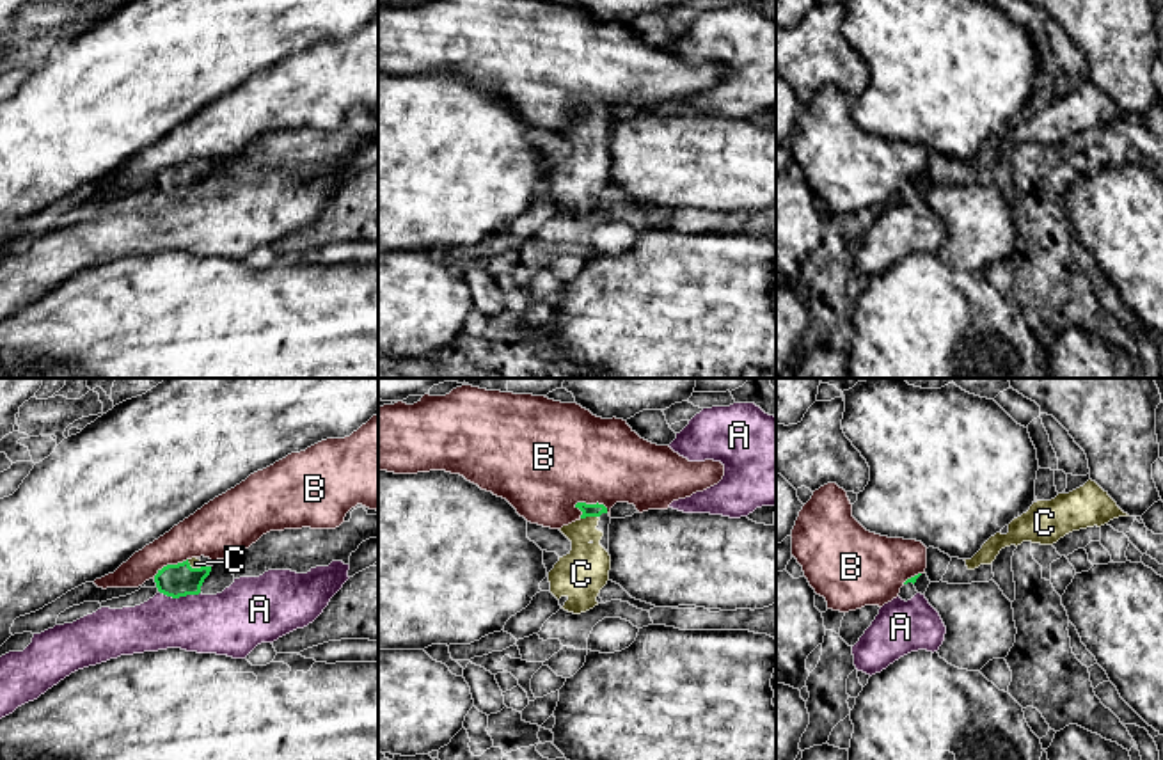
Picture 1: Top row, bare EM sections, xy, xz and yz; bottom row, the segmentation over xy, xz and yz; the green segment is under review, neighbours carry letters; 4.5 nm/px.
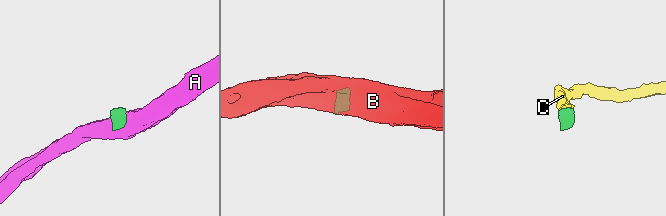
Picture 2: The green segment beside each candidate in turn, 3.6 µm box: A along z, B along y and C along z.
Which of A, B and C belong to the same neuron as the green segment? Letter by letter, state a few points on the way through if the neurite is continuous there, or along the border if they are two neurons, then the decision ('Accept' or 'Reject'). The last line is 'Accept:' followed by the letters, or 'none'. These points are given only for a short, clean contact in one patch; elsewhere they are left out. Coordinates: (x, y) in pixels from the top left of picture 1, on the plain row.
A: Reject
B: Boundary: xz (574, 107), (601, 105), (608, 114). Reject
C: Path across: xz (588, 112), (588, 118), (585, 173). Accept
Accept: C

